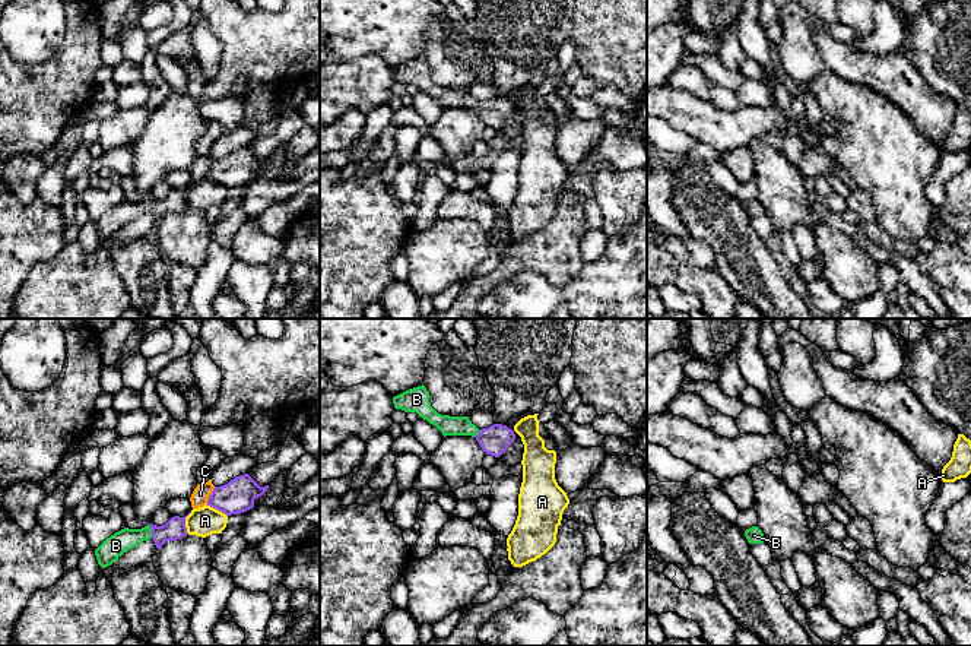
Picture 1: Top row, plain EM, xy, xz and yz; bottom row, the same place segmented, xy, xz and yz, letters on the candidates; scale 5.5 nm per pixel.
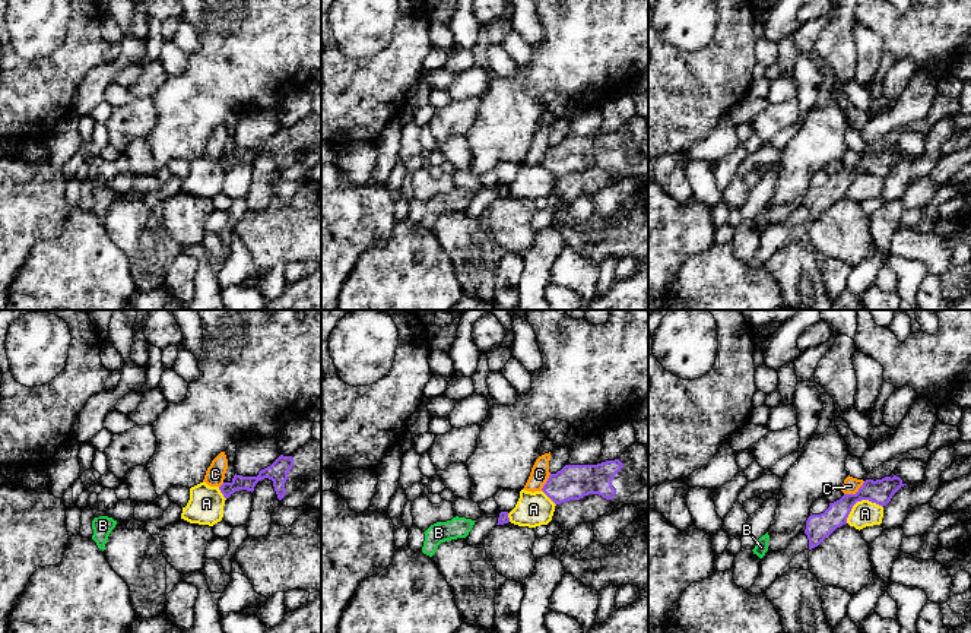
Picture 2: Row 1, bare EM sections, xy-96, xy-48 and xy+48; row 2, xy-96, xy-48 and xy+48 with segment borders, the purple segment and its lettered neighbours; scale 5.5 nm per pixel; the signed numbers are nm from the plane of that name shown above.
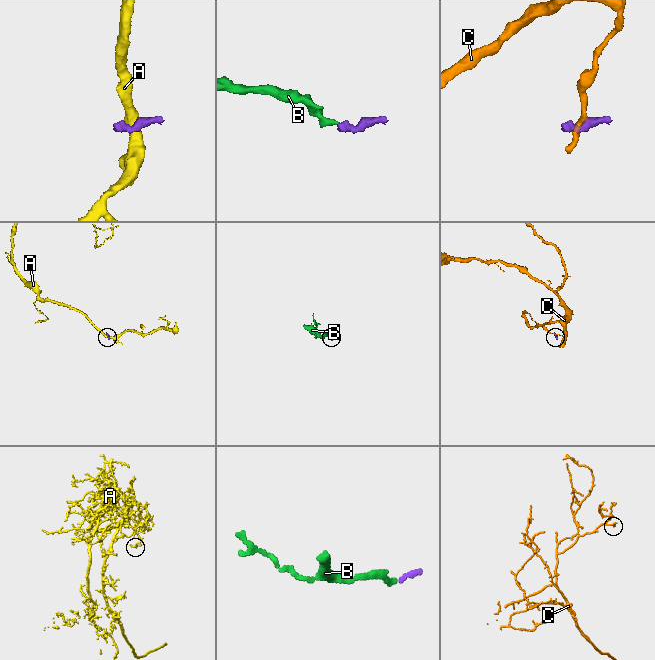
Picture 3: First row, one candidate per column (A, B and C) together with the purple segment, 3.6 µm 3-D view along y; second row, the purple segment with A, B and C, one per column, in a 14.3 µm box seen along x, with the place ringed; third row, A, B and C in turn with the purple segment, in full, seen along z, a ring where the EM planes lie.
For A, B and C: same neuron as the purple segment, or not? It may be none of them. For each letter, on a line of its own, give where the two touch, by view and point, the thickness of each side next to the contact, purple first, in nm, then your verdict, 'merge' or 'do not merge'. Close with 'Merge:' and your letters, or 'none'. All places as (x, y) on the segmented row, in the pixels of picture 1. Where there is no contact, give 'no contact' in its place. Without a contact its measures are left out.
A: xy (184, 522) | 120/160 nm | do not merge
B: xy (152, 531) | 120/120 nm | merge
C: xy (209, 496) | 180/90 nm | do not merge
Merge: B

